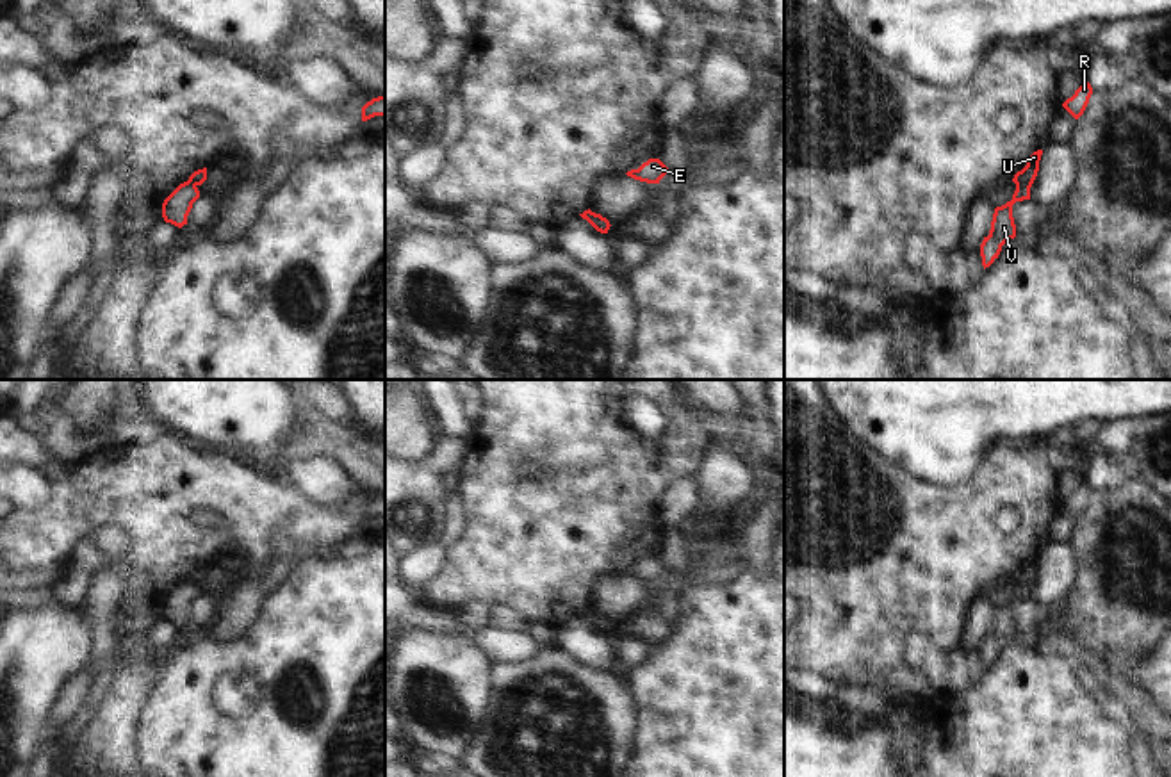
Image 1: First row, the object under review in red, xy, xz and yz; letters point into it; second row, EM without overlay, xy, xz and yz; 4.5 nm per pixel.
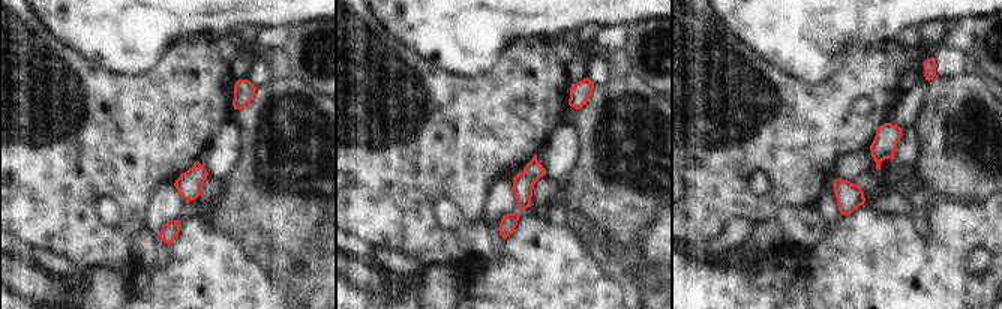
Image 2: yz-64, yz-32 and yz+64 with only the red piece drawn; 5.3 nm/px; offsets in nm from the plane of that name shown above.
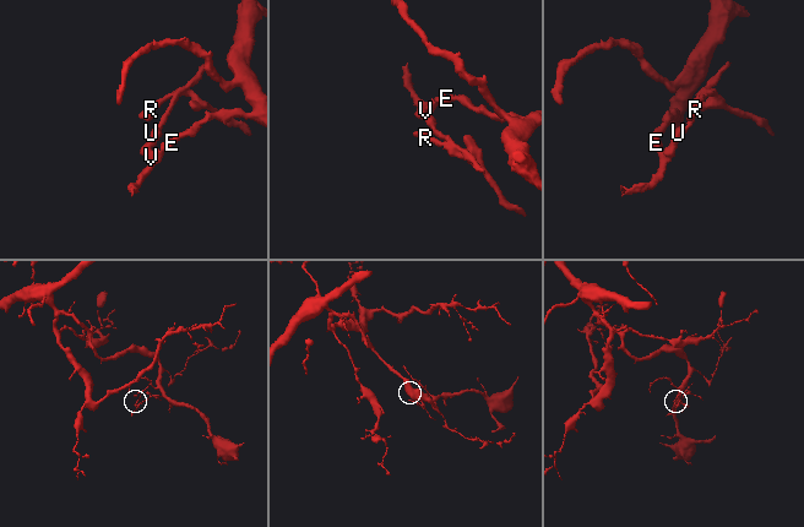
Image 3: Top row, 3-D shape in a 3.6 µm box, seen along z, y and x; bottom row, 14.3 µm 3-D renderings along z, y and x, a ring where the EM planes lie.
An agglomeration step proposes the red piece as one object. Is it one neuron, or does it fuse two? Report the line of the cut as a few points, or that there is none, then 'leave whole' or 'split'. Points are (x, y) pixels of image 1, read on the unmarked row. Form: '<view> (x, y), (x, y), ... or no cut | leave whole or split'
yz (1016, 583), (1023, 583), (1029, 588) | split

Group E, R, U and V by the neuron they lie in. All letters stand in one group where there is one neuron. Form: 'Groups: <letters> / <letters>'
Groups: E V / R U.

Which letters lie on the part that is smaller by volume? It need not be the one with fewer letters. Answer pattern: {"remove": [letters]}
{"remove": ["R", "U"]}

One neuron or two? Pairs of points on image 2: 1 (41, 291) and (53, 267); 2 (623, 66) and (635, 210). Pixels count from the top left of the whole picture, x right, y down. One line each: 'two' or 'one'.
1: two
2: two

